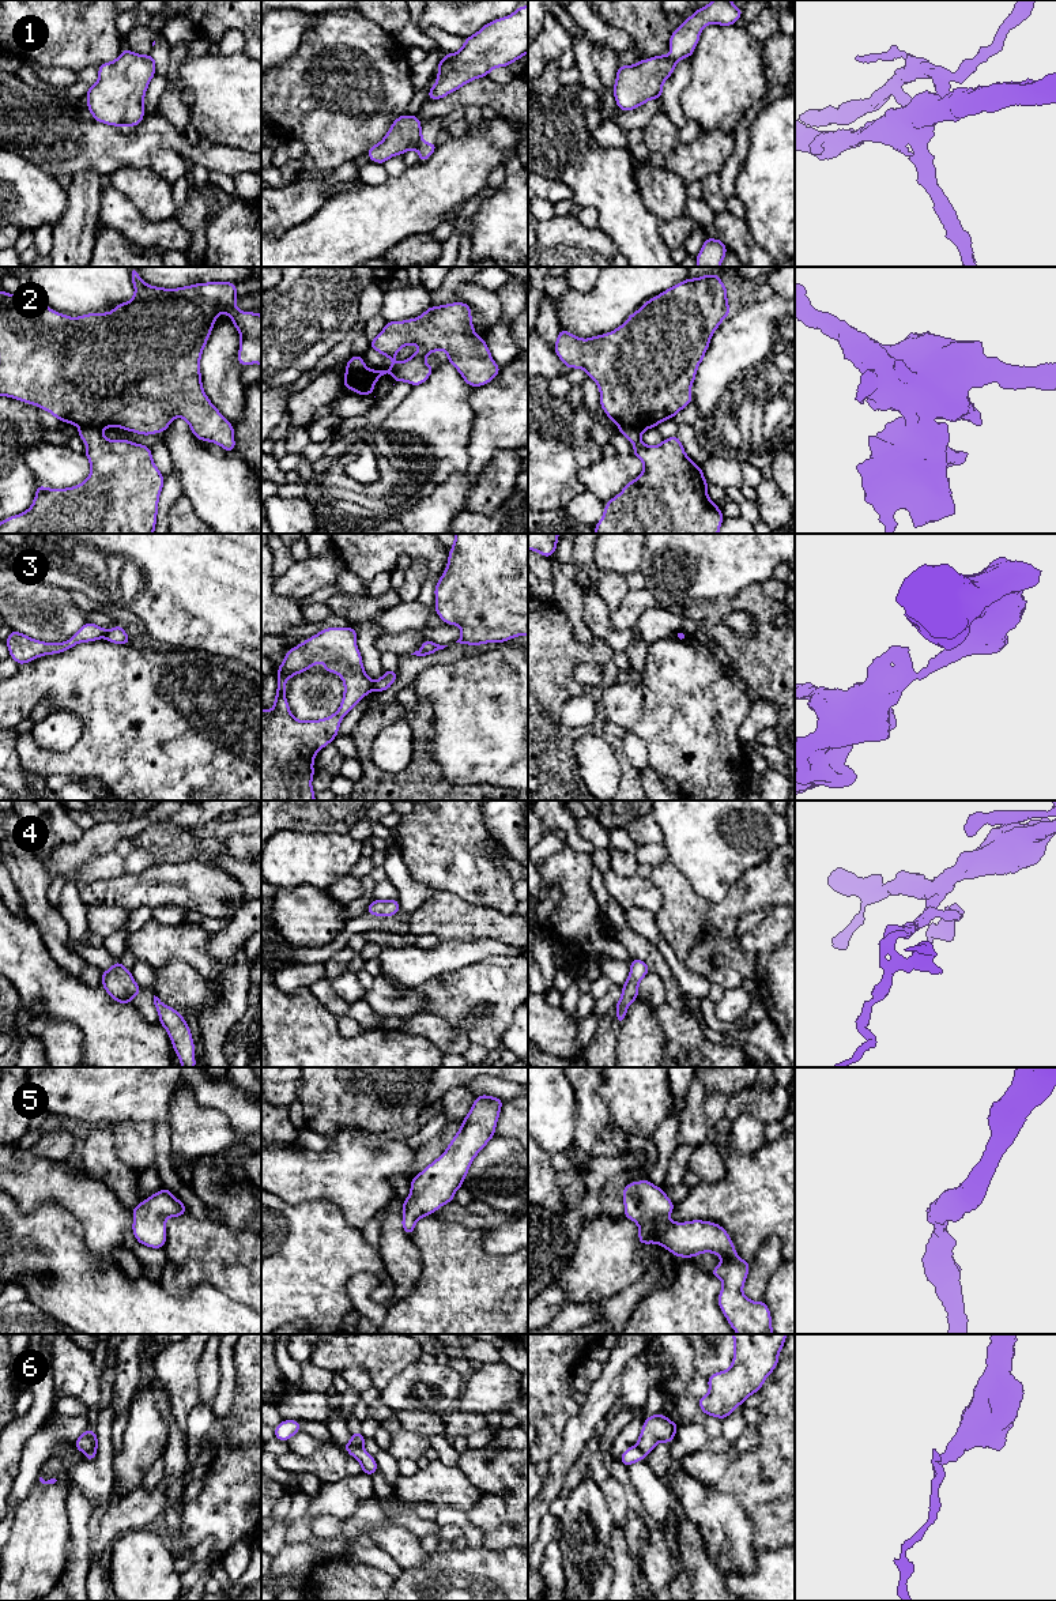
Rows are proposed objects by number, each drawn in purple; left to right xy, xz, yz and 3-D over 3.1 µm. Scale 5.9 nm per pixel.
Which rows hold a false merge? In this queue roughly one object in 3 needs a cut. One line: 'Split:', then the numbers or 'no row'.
Split: 1, 2, 3, 6

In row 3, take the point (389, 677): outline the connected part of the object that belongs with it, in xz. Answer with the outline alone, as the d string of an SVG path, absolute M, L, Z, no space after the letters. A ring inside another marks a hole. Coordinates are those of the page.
M384 671L384 675L373 682L373 690L385 692L397 679L399 671Z

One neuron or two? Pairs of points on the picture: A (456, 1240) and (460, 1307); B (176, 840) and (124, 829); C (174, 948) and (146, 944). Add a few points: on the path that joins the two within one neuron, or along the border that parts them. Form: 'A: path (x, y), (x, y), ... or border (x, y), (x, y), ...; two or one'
A: path (456, 1257), (460, 1291); one
B: border (170, 824), (149, 824), (132, 837); two
C: path (168, 944), (153, 944); one

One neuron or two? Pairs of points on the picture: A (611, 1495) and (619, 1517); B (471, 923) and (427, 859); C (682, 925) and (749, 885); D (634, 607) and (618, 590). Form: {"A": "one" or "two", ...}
{"A": "one", "B": "two", "C": "one", "D": "two"}

